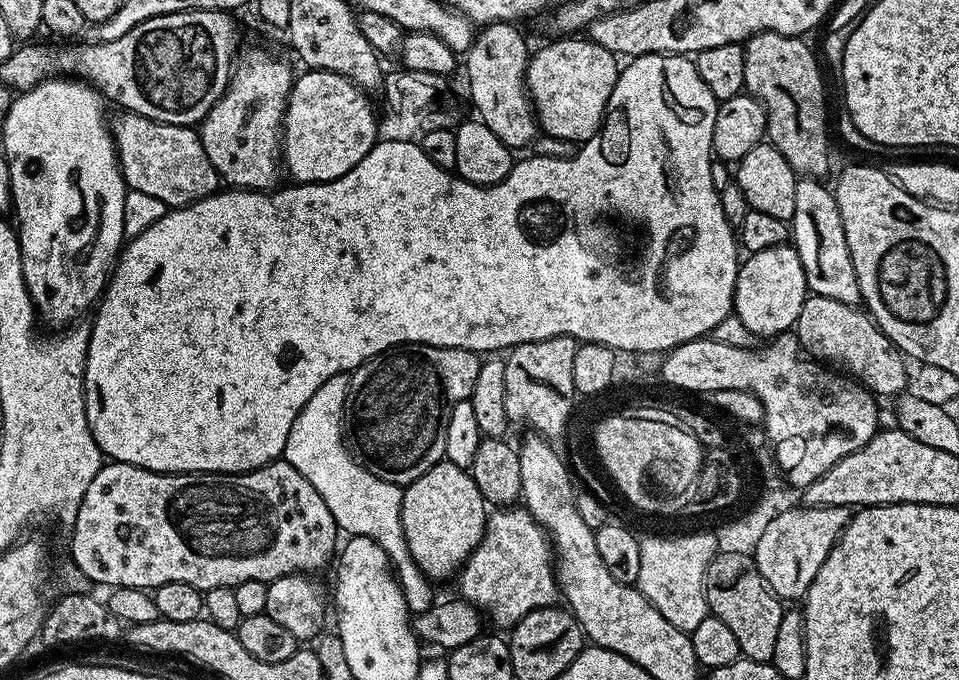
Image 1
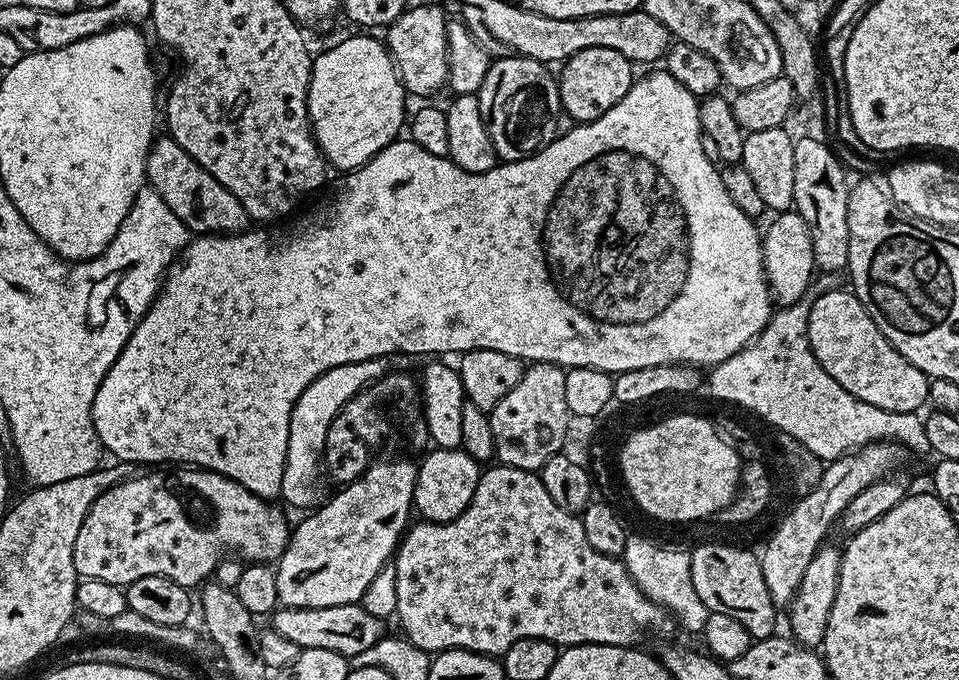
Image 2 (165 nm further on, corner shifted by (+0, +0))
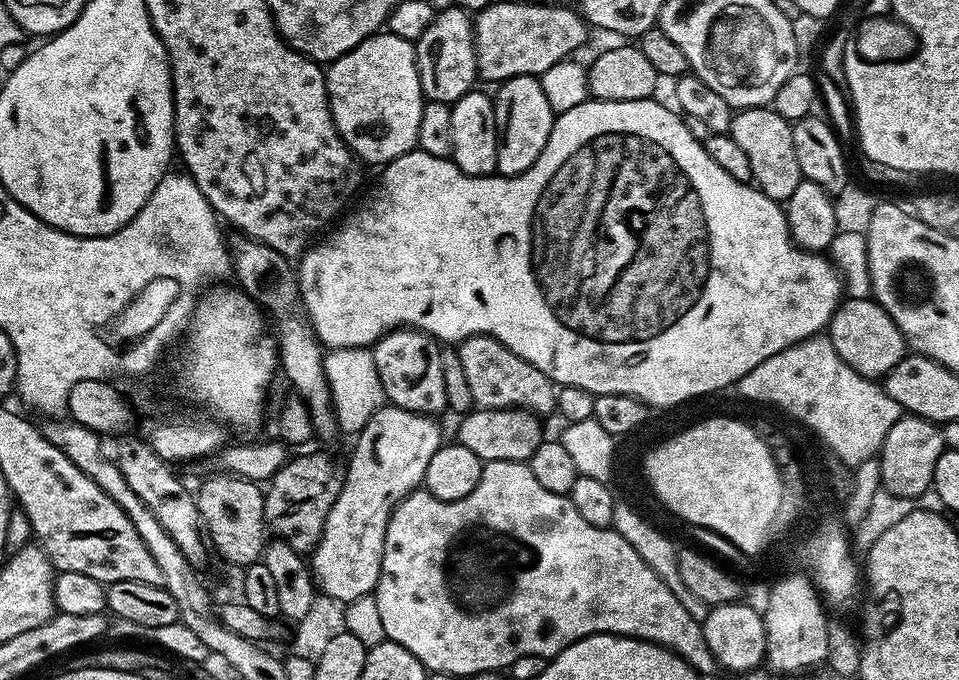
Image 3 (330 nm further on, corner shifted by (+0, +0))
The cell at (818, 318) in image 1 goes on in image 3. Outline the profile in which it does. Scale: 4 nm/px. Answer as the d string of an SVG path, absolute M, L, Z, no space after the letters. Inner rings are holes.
M845 299L832 316L826 329L828 341L838 350L838 358L846 362L860 376L866 376L870 380L879 381L887 376L898 362L906 355L906 341L902 330L894 326L894 318L882 310L882 306L875 300Z

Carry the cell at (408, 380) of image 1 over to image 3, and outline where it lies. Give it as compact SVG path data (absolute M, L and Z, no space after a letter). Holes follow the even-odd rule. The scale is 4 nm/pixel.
M324 452L293 455L267 481L264 492L264 522L273 537L285 540L301 554L311 553L324 529L330 506L338 498L344 485L345 469L340 468Z

